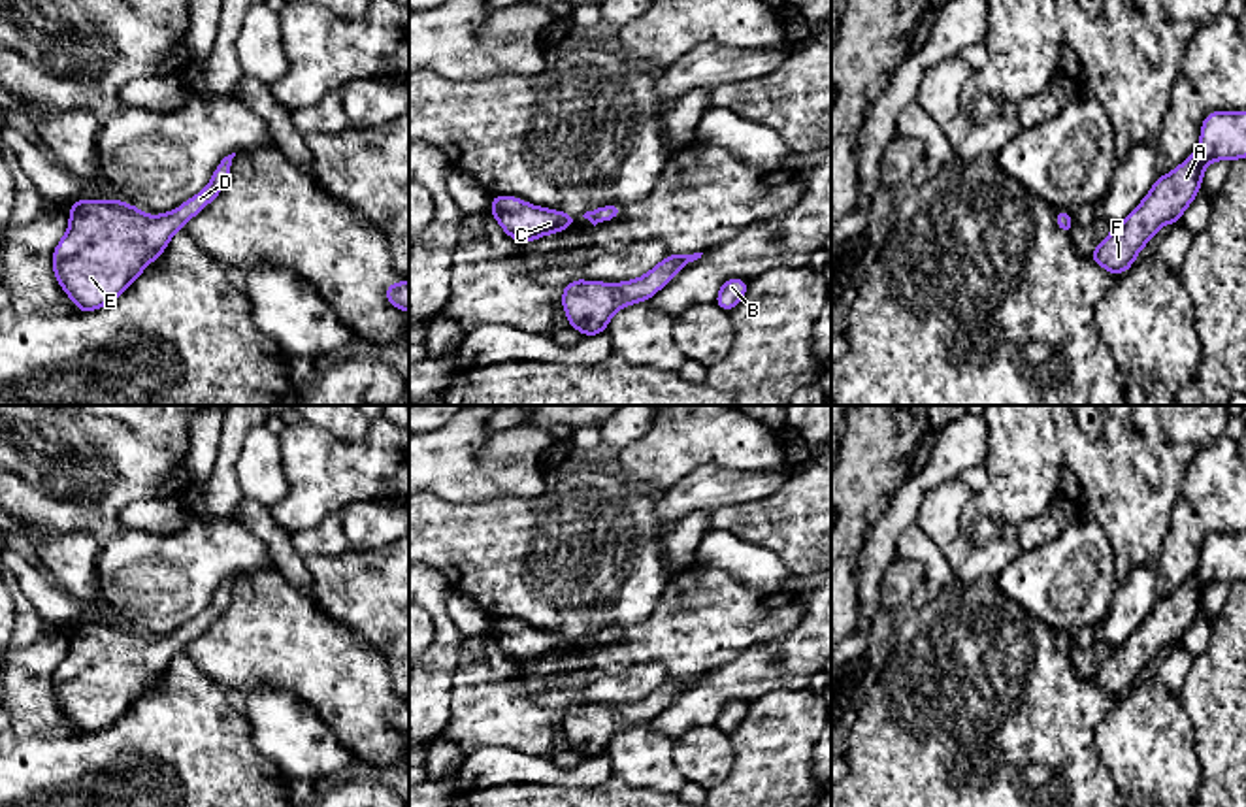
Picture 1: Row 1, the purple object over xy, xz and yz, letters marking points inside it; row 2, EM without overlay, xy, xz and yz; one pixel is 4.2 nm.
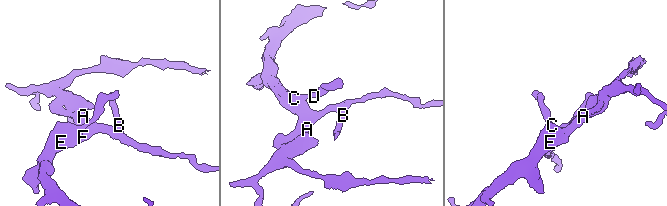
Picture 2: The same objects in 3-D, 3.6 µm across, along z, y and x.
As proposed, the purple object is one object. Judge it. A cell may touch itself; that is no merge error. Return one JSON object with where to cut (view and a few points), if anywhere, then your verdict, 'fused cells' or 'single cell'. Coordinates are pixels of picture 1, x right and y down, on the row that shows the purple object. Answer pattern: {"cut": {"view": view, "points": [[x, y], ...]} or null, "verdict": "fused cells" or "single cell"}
{"cut": null, "verdict": "single cell"}

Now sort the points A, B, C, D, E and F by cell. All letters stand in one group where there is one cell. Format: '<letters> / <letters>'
A B C D E F

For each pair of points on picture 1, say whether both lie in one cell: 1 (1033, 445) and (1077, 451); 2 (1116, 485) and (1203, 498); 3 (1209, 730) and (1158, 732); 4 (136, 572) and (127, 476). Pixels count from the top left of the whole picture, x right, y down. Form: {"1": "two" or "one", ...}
{"1": "two", "2": "two", "3": "two", "4": "two"}

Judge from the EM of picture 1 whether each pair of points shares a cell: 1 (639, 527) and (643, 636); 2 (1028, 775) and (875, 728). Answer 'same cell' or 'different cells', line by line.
1: different cells
2: same cell

